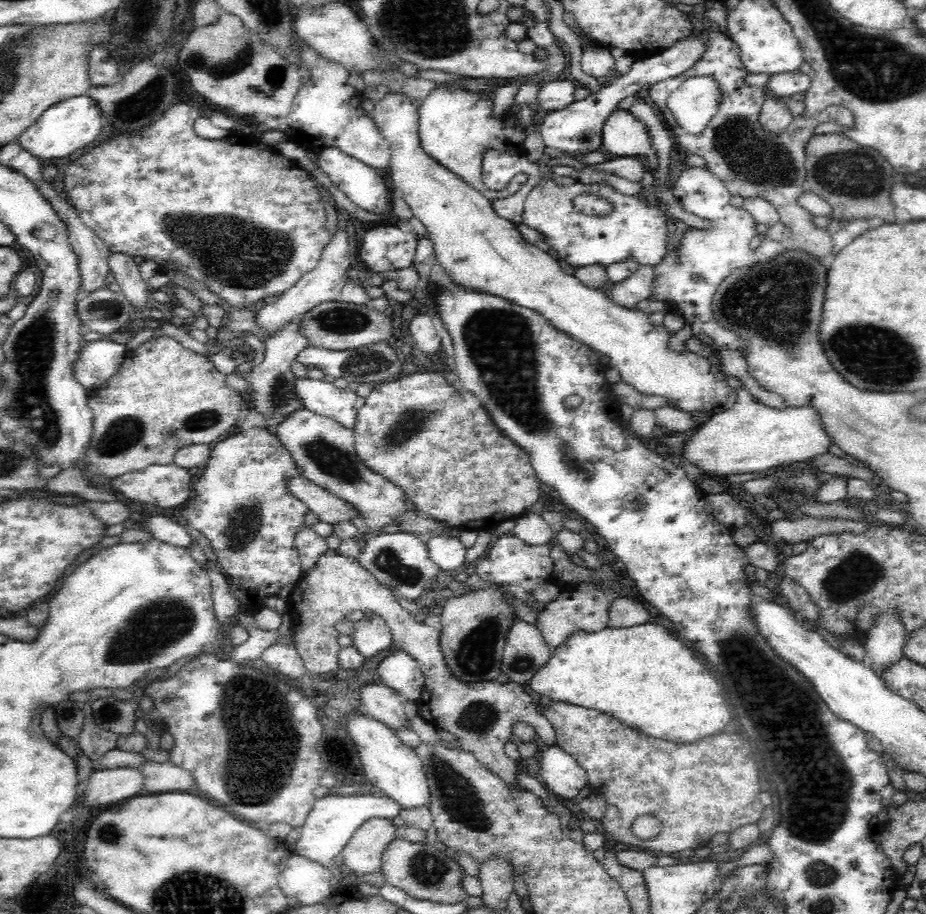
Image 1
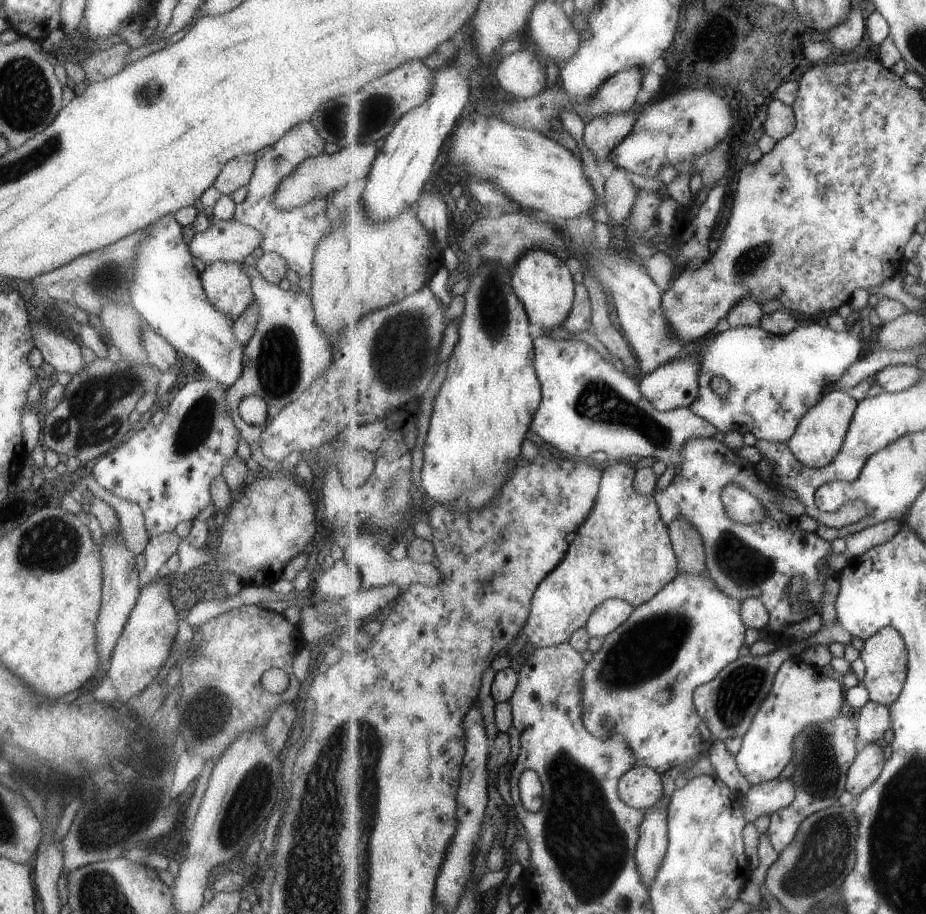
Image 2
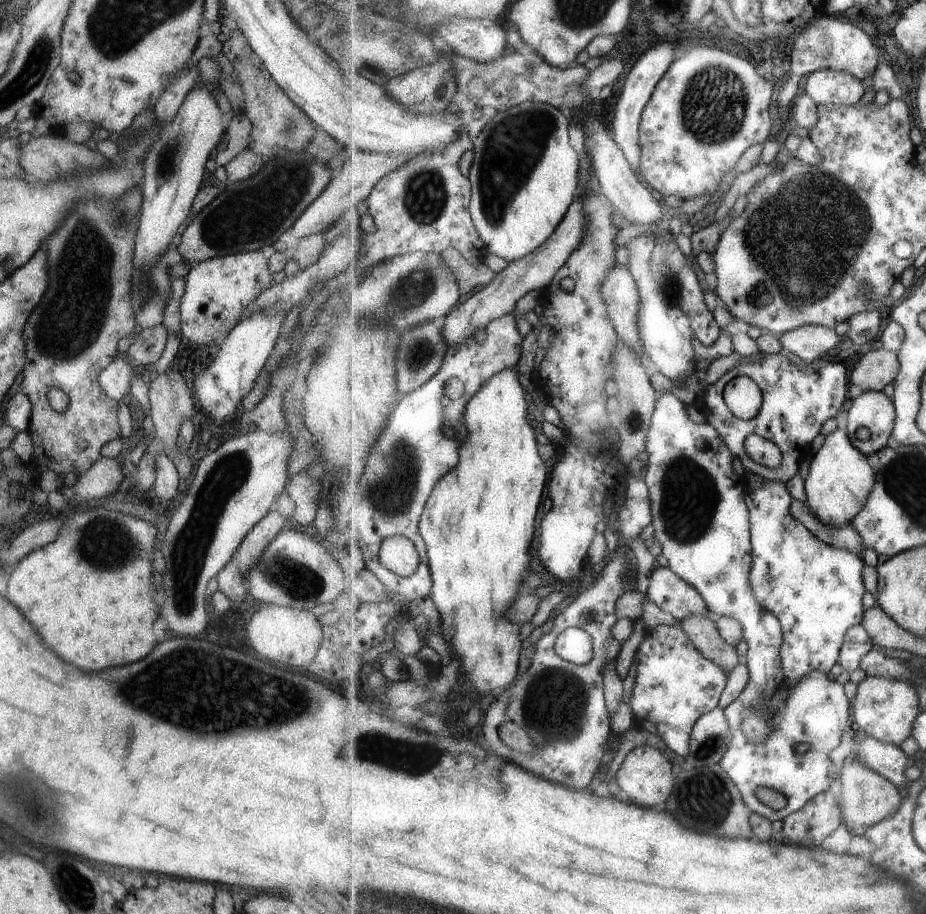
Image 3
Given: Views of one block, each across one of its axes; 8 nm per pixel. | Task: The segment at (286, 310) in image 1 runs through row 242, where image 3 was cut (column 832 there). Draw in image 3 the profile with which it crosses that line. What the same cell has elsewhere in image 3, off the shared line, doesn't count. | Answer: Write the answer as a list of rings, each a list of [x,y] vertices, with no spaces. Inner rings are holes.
[[[804,325],[779,336],[779,342],[783,344],[784,350],[809,365],[813,360],[822,360],[826,352],[835,348],[841,340],[843,338],[837,334],[835,328],[821,325]]]

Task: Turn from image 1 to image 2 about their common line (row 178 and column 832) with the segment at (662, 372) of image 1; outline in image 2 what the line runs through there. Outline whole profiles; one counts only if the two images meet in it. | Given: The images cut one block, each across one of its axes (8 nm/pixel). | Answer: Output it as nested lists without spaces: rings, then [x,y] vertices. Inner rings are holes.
[[[841,388],[829,389],[821,402],[810,408],[810,411],[802,418],[793,438],[788,442],[794,455],[808,467],[823,468],[830,465],[843,448],[859,403],[860,401],[849,396]]]

